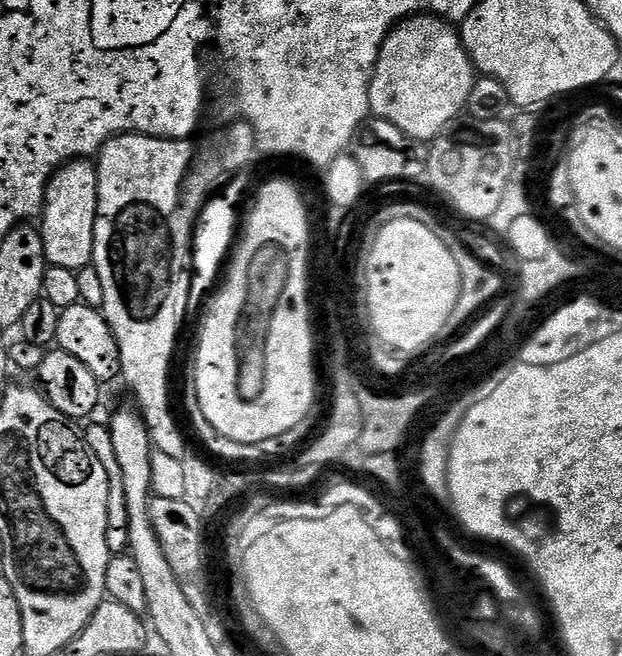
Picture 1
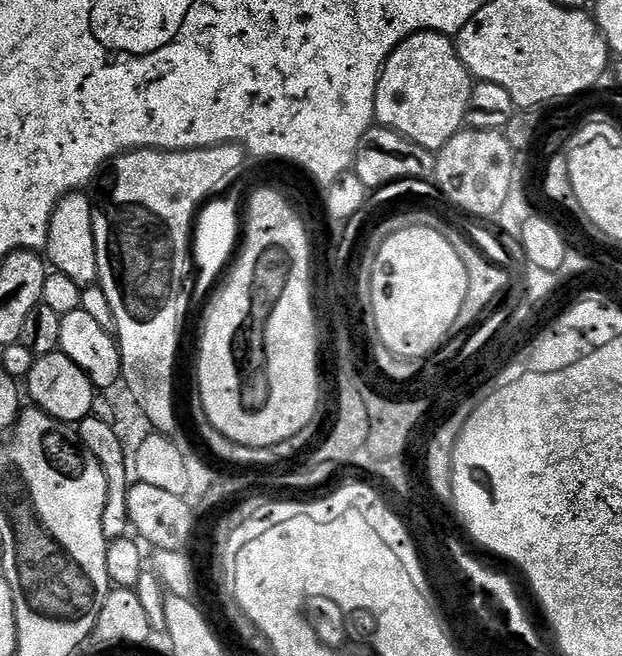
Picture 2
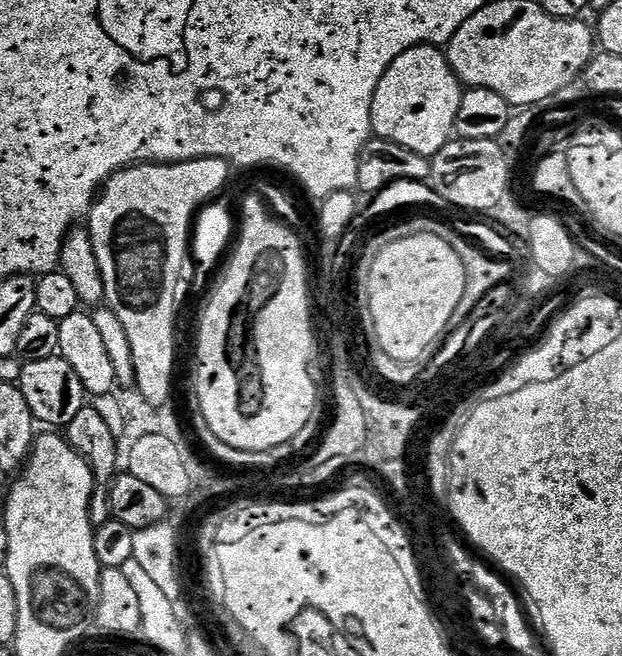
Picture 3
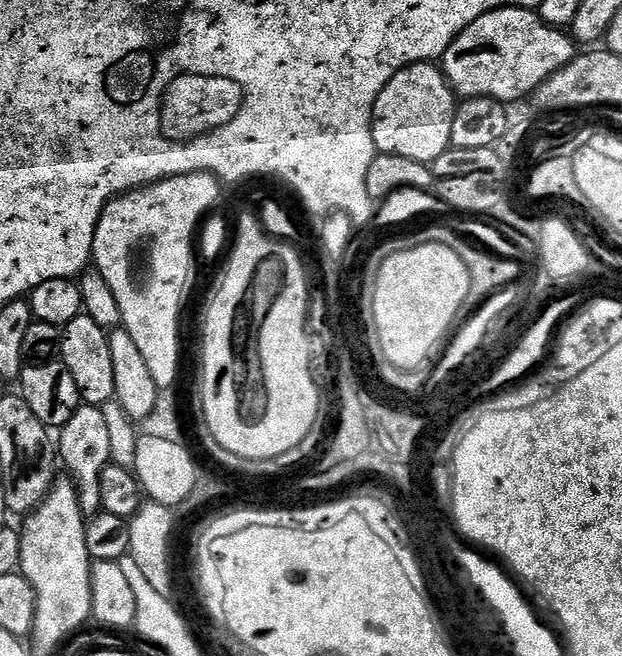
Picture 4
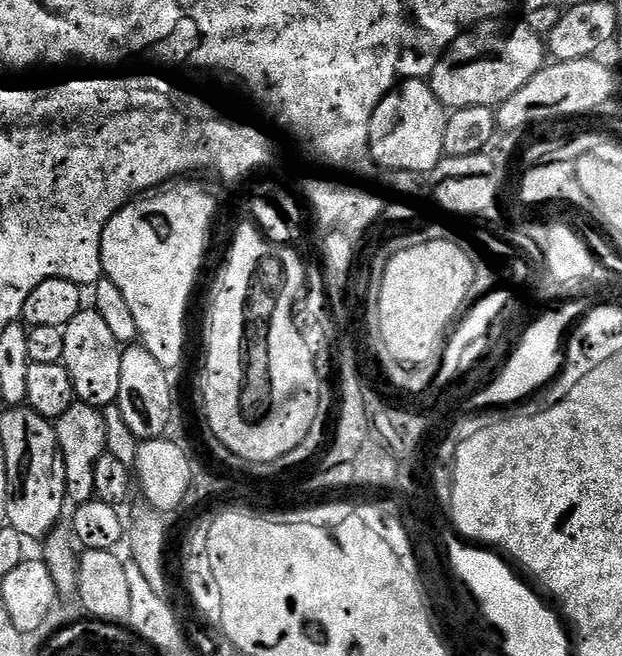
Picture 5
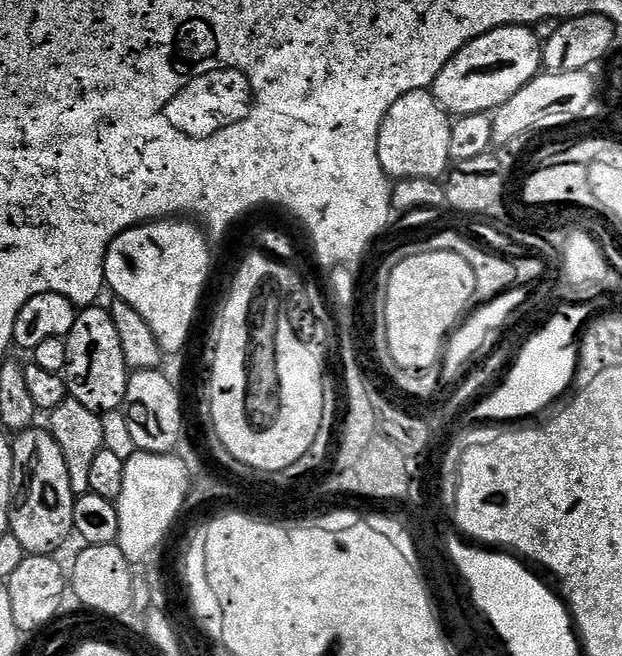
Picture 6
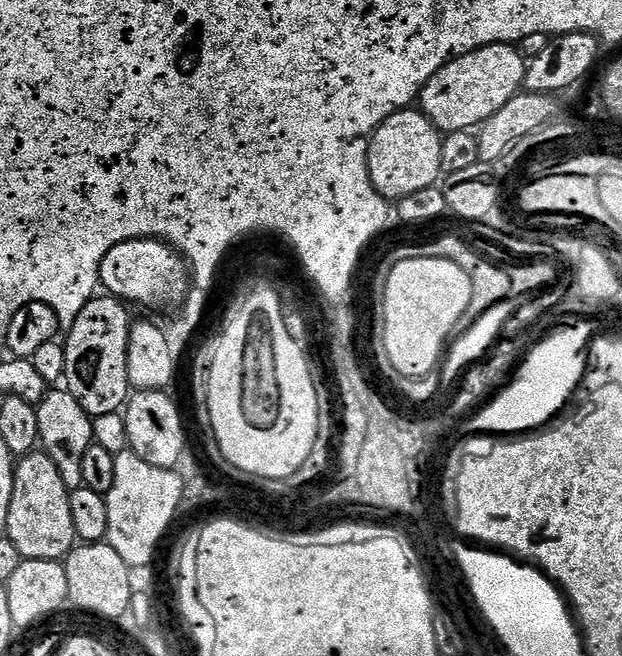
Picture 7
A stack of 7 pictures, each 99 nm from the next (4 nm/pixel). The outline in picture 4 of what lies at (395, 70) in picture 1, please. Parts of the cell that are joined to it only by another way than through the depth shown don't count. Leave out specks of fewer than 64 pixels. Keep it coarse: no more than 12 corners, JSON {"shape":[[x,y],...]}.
{"shape":[[435,63],[398,70],[374,102],[377,153],[431,166],[457,103]]}

